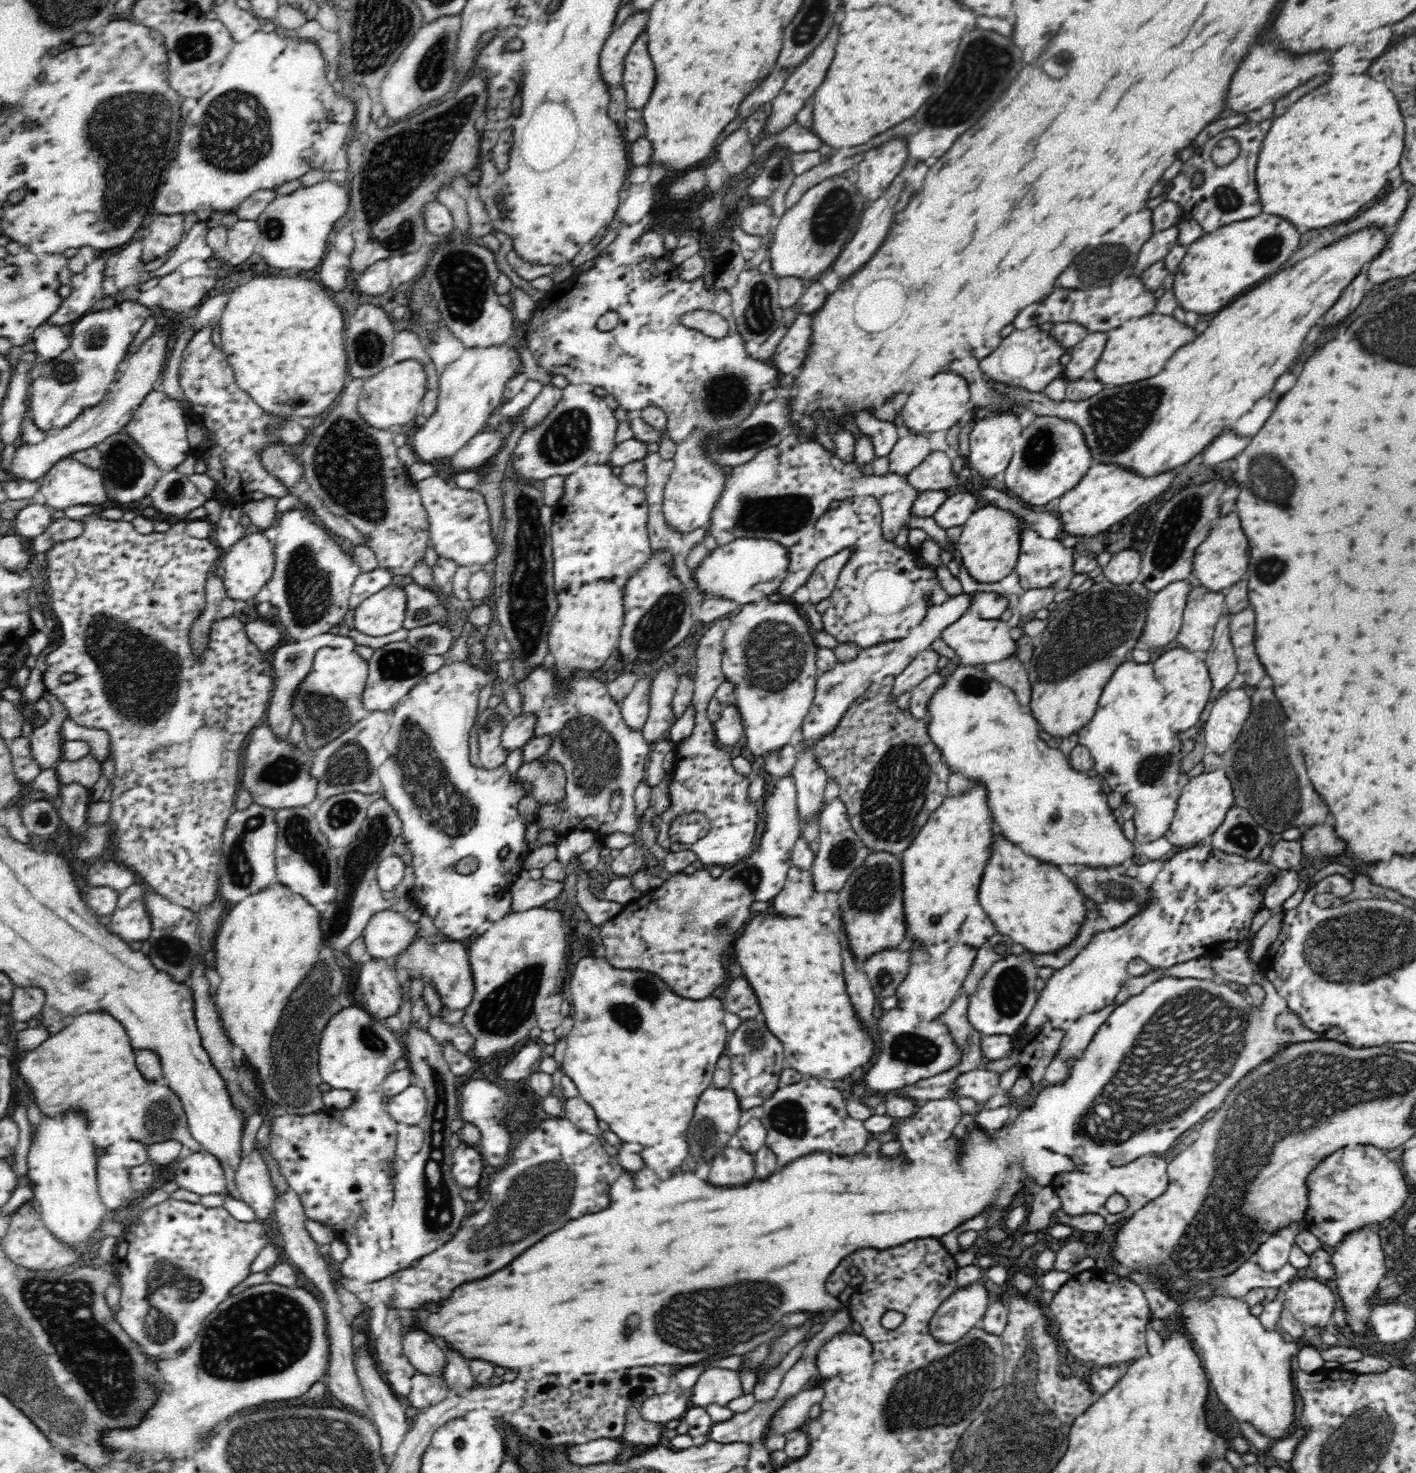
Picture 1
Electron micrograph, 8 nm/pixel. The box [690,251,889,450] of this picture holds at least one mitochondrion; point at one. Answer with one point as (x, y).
(725, 395)

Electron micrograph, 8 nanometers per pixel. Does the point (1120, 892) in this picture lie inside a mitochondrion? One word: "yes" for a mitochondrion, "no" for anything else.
yes

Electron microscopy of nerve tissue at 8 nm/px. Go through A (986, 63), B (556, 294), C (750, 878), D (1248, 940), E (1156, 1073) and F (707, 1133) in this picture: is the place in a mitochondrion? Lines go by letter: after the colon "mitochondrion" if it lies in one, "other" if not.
A: mitochondrion
B: other
C: mitochondrion
D: other
E: mitochondrion
F: mitochondrion

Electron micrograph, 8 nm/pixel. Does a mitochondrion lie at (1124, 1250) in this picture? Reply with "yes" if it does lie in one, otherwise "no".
no

